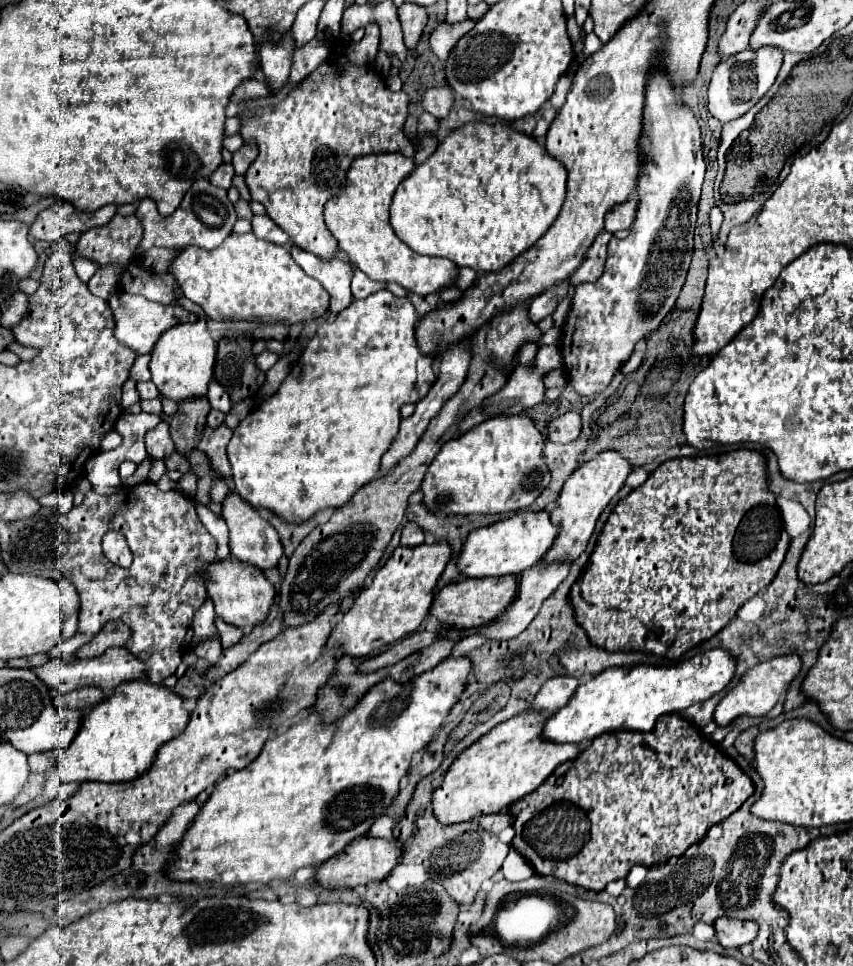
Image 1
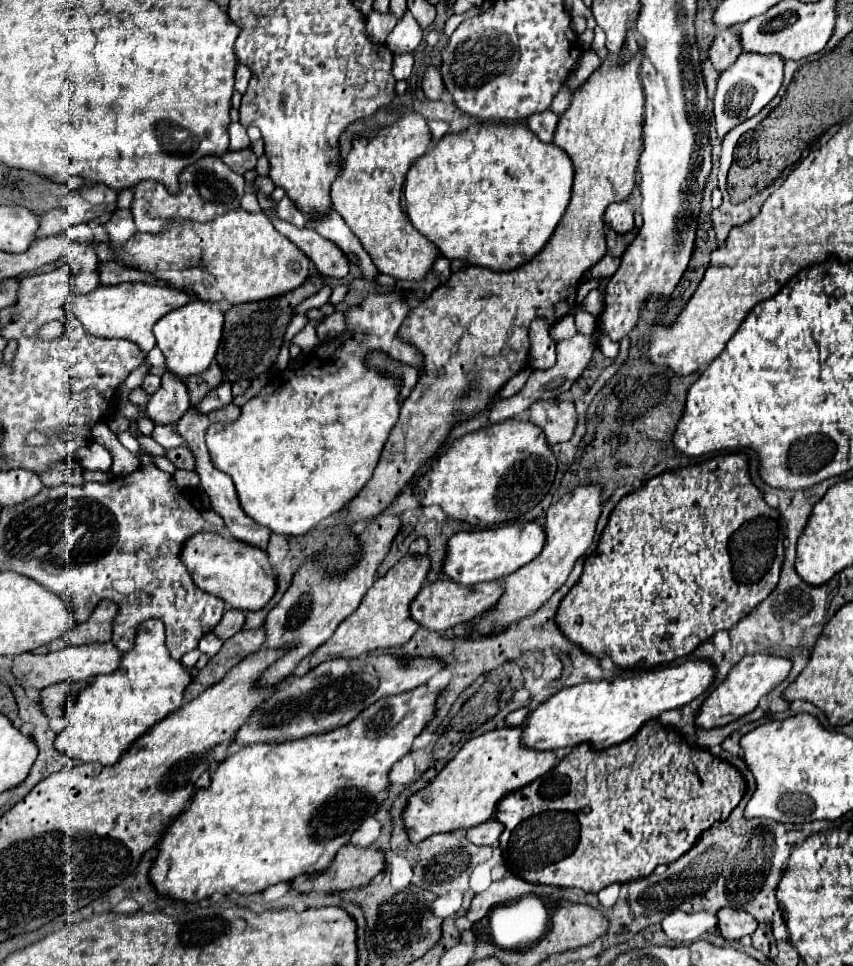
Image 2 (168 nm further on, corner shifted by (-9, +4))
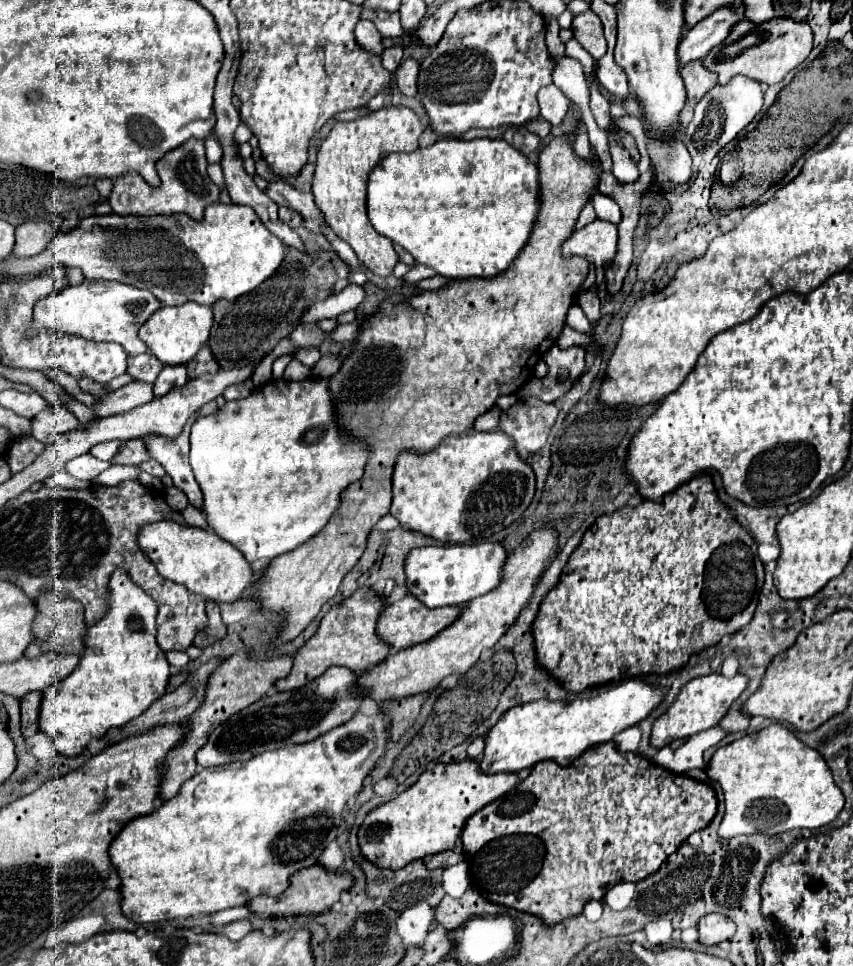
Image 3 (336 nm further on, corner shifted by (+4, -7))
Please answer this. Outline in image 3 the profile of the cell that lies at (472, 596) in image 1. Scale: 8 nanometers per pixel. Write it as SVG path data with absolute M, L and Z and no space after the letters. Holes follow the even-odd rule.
M404 596L402 600L386 606L380 612L376 632L386 644L390 644L396 650L402 650L402 648L410 648L410 646L430 640L432 636L436 636L438 632L448 628L458 618L458 614L460 614L460 608L434 608L434 610L430 610L424 604L420 604L418 600L412 600L412 596Z

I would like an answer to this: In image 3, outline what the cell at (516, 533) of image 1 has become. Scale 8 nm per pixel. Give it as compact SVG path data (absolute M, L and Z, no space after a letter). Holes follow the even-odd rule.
M492 542L414 548L404 562L406 586L410 594L428 608L466 606L476 596L482 596L500 584L500 572L506 556L508 554L502 544Z

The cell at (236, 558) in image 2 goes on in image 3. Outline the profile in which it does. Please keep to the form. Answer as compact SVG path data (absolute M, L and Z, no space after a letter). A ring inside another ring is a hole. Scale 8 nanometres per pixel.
M160 520L156 524L144 524L138 536L138 544L166 580L184 584L188 590L214 602L240 600L254 580L248 560L244 560L244 556L240 556L232 544L220 540L220 536L216 536L212 530Z

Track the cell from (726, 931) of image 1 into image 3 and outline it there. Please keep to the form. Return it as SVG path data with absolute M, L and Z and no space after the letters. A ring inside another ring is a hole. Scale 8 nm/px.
M706 914L698 922L698 942L702 946L714 946L724 940L730 940L736 932L736 924L724 914Z

